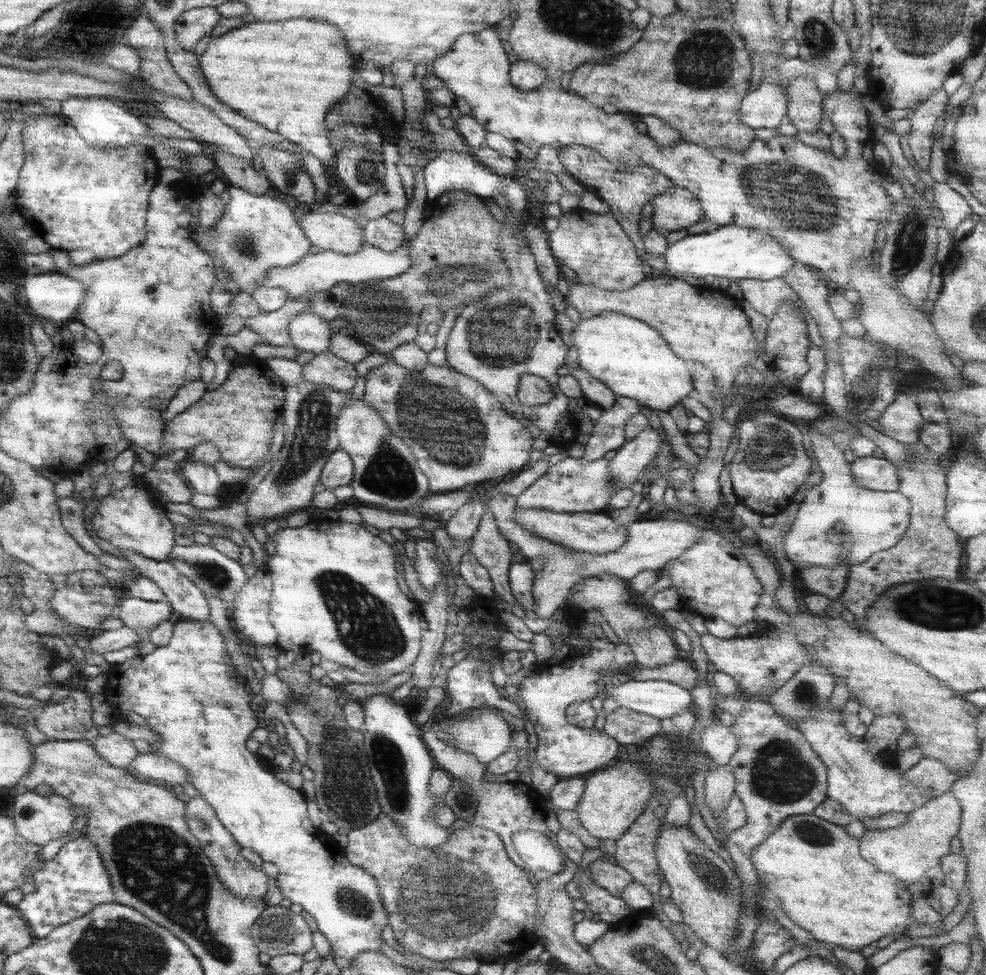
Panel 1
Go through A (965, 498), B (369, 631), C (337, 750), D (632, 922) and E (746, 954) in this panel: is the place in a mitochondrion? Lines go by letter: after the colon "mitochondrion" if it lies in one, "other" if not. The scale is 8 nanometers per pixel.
A: other
B: mitochondrion
C: mitochondrion
D: mitochondrion
E: other

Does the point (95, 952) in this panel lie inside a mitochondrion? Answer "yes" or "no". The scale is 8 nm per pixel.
yes

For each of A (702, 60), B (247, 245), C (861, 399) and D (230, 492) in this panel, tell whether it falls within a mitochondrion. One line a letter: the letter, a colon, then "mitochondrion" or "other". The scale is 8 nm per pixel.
A: mitochondrion
B: mitochondrion
C: mitochondrion
D: other

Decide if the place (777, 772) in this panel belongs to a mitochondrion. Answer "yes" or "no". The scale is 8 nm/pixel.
yes

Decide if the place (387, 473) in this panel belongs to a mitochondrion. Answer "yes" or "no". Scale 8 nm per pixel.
yes

